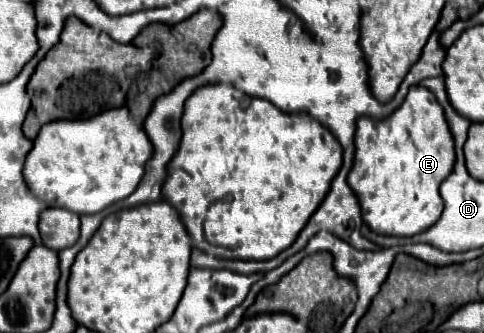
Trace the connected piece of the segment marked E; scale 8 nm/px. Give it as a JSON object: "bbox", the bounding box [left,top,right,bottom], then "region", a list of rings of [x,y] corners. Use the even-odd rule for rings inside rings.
{"bbox":[348,85,454,237],"region":[[[420,85],[410,87],[404,103],[386,119],[378,121],[370,117],[360,117],[354,143],[356,143],[356,155],[354,155],[354,167],[348,173],[348,187],[360,201],[362,221],[374,233],[390,237],[412,237],[416,233],[426,231],[430,225],[438,221],[442,213],[442,199],[438,187],[452,171],[454,141],[446,125],[442,107],[428,89]]]}

